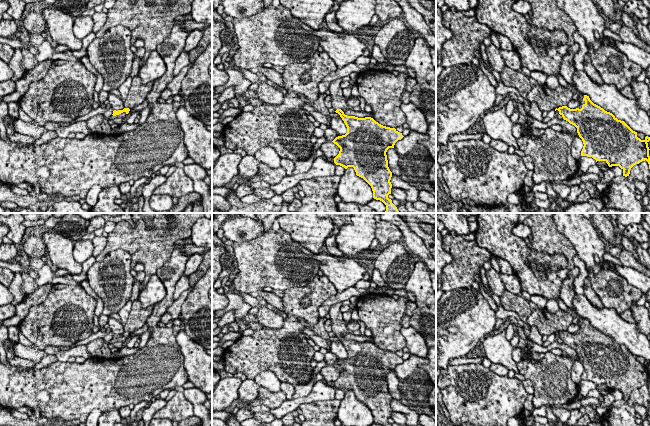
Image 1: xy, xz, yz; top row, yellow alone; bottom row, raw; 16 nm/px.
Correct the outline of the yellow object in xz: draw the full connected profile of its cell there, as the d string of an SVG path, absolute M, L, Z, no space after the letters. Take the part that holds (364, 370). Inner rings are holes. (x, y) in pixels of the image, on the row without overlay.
M342 302L337 303L329 311L332 321L332 331L340 339L347 351L347 357L345 359L338 360L332 365L340 372L339 378L334 382L334 387L345 393L353 391L356 399L363 402L371 410L374 423L382 426L392 426L388 422L392 412L390 406L392 396L388 391L386 376L389 372L394 372L395 367L404 360L395 352L383 350L371 341L358 342L345 339L342 334L349 332L347 323L343 321L342 312L340 311L341 306Z

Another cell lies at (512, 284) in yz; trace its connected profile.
M499 273L499 276L502 279L507 291L516 295L521 295L523 289L521 287L519 278L516 275L507 275Z

